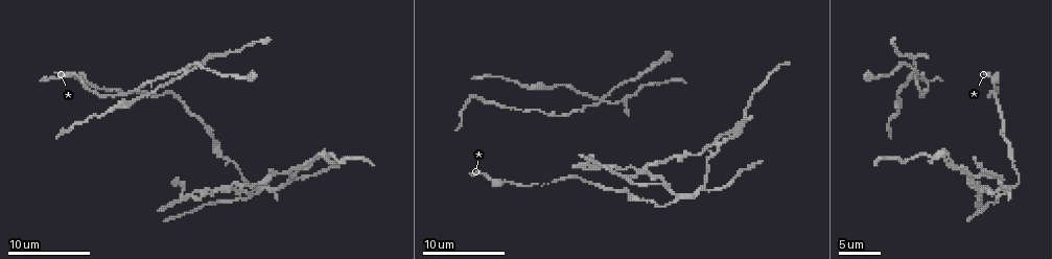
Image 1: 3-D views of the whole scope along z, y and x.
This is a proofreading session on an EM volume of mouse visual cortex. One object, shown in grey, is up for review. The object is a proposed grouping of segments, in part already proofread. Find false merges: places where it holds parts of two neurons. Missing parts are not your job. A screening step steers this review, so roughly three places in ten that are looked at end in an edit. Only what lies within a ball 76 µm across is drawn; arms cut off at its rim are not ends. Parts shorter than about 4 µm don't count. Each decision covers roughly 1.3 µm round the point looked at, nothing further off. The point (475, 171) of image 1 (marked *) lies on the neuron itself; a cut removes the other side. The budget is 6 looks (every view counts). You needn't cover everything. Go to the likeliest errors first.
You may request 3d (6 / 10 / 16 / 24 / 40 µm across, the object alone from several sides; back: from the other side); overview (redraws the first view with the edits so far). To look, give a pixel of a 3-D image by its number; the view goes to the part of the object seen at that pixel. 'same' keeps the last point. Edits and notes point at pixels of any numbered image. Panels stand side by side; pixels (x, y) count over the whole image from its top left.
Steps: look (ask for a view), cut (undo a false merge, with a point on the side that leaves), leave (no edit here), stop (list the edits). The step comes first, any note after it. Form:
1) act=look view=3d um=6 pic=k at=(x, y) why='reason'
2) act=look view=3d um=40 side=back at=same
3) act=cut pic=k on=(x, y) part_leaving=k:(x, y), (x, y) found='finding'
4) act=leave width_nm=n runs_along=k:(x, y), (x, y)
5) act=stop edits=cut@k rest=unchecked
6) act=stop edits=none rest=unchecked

act=look view=3d um=10 pic=1 at=(677, 197) why='looks like a crossing'

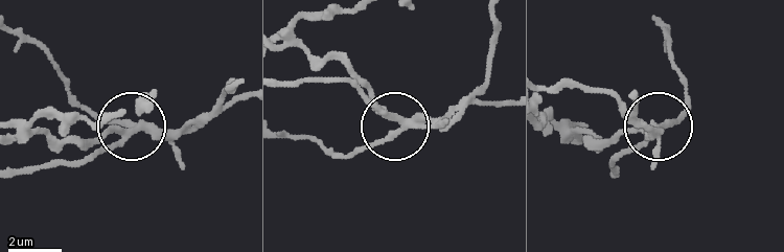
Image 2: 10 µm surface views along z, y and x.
act=cut pic=2 on=(193, 127) side_arm_um=15 arms=4 found='a second neuron is stuck on'

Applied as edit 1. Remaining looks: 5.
act=look view=overview

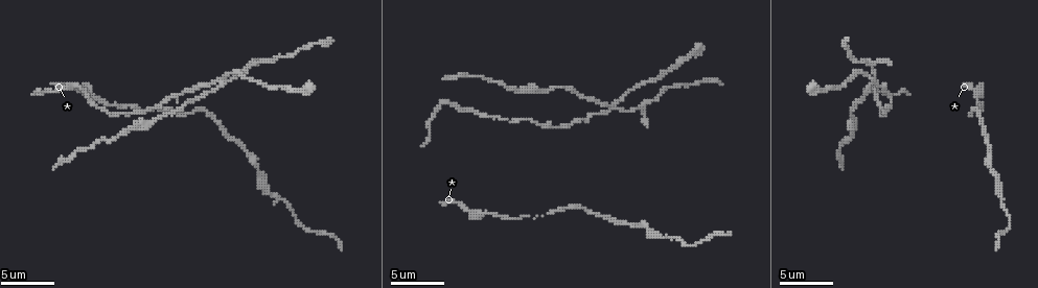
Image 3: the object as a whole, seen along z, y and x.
act=look view=3d um=10 pic=3 at=(227, 83) why='four or more arms meet'

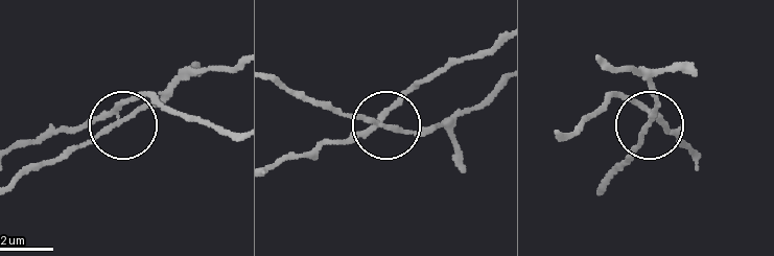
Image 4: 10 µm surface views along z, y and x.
act=look view=3d um=10 side=back pic=4 at=(383, 127)

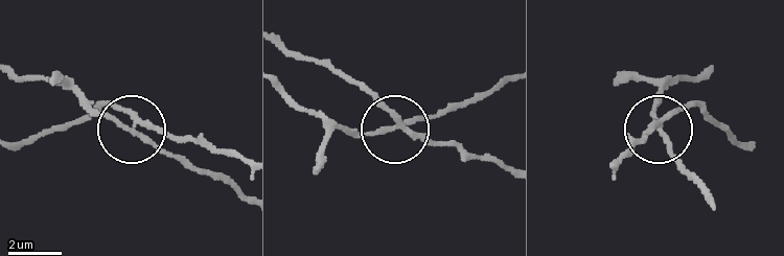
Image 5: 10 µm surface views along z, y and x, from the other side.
act=cut pic=5 on=(164, 149) width_nm=200 part_leaving=5:(132, 123), (166, 149), (239, 188) found='two neurons meet here'

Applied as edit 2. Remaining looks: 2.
act=look view=3d um=10 pic=3 at=(271, 193) why='thick turns thin'

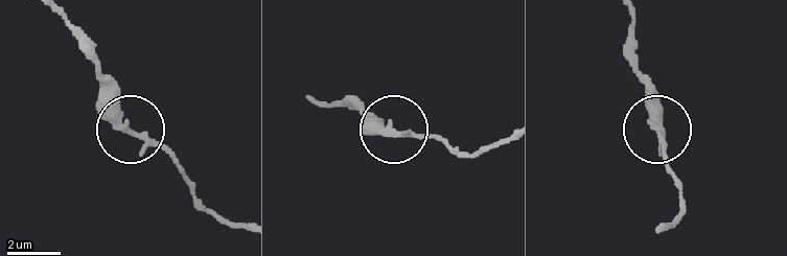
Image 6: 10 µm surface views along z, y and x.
act=leave found='all the same neuron'

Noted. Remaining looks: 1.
act=stop edits=cut@2,cut@5 rest=unchecked

